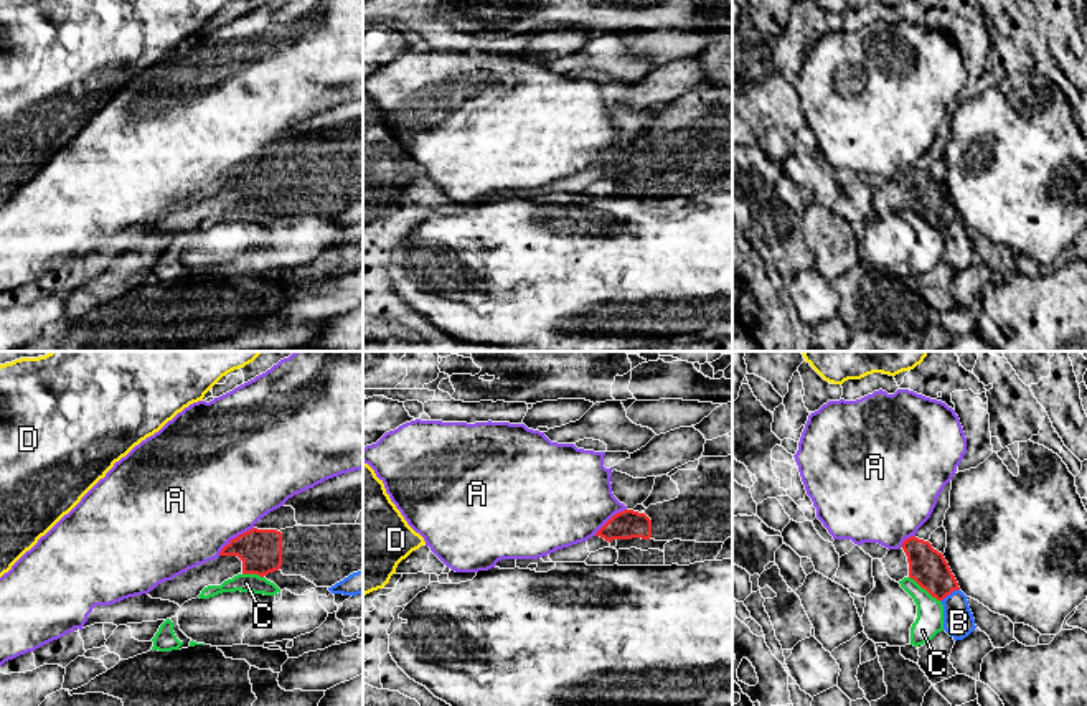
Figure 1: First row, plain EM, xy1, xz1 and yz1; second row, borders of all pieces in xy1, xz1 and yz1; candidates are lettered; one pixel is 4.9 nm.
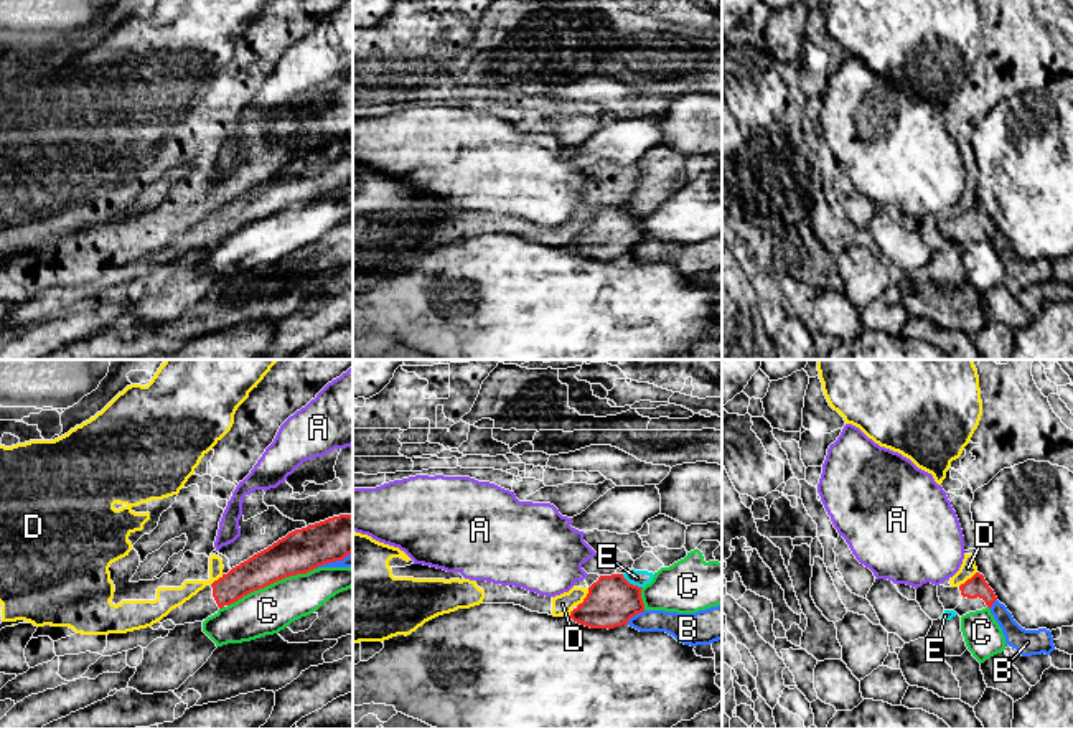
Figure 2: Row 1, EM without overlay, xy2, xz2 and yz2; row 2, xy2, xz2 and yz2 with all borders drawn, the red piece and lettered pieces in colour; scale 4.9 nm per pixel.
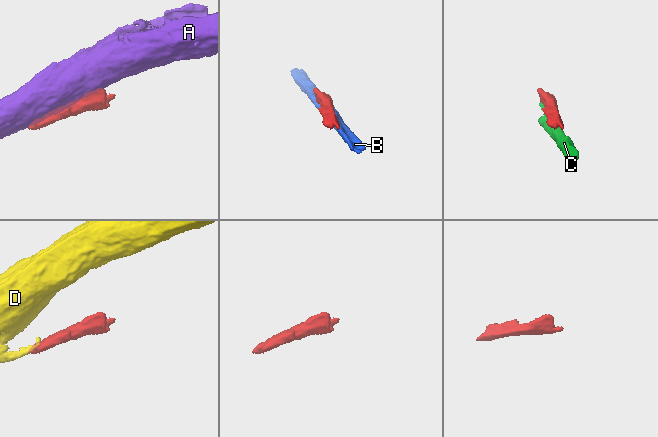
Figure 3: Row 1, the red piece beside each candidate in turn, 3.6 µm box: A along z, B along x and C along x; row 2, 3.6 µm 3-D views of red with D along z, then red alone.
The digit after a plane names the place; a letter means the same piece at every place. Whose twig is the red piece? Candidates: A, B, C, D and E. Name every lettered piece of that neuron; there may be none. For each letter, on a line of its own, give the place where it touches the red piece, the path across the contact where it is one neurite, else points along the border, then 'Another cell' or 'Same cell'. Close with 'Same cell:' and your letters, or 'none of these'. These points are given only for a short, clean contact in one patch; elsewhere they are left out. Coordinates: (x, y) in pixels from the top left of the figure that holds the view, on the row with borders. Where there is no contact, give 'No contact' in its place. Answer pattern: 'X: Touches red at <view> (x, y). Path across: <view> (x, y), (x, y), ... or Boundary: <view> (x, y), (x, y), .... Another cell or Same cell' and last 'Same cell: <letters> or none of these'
A: Touches red at xy1 (235, 538). Another cell
B: Touches red at xz2 (635, 614). Another cell
C: Touches red at xy2 (271, 583). Another cell
D: Touches red at xz2 (585, 597). Boundary: xz2 (589, 587), (589, 592), (577, 606). Another cell
E: Touches red at xz2 (632, 584). Boundary: xz2 (622, 574), (641, 587). Another cell
Same cell: none of these

